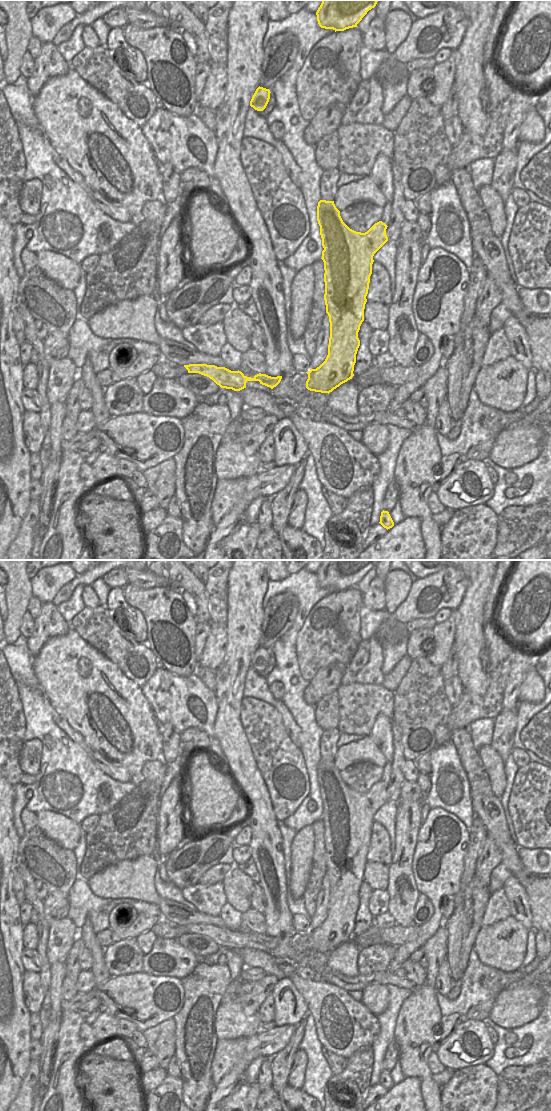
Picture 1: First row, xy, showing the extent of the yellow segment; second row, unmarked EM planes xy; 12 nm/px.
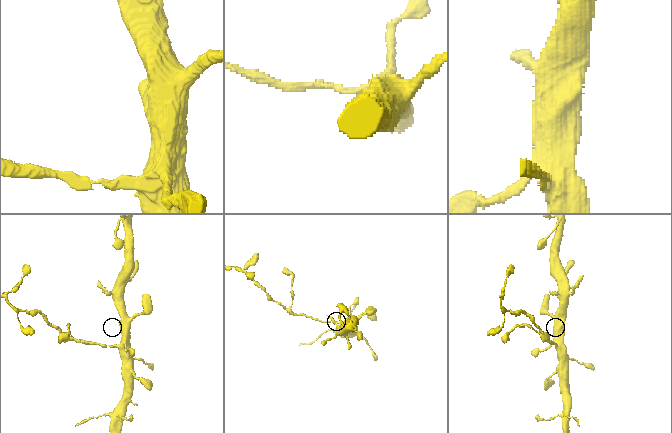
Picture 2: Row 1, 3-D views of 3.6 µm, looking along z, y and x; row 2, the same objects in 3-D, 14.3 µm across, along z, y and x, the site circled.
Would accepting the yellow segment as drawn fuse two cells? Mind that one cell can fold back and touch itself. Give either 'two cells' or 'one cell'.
two cells

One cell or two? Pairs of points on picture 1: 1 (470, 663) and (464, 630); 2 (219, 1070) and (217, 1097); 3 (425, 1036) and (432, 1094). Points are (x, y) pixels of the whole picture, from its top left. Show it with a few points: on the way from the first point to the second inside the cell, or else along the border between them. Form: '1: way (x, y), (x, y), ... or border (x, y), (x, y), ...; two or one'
1: way (468, 655), (468, 638); one
2: border (239, 1076), (227, 1086), (215, 1088); two
3: way (408, 1041), (414, 1063), (426, 1077); one

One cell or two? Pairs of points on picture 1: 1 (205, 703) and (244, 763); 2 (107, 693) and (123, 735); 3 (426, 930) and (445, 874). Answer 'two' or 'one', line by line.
1: two
2: one
3: one

